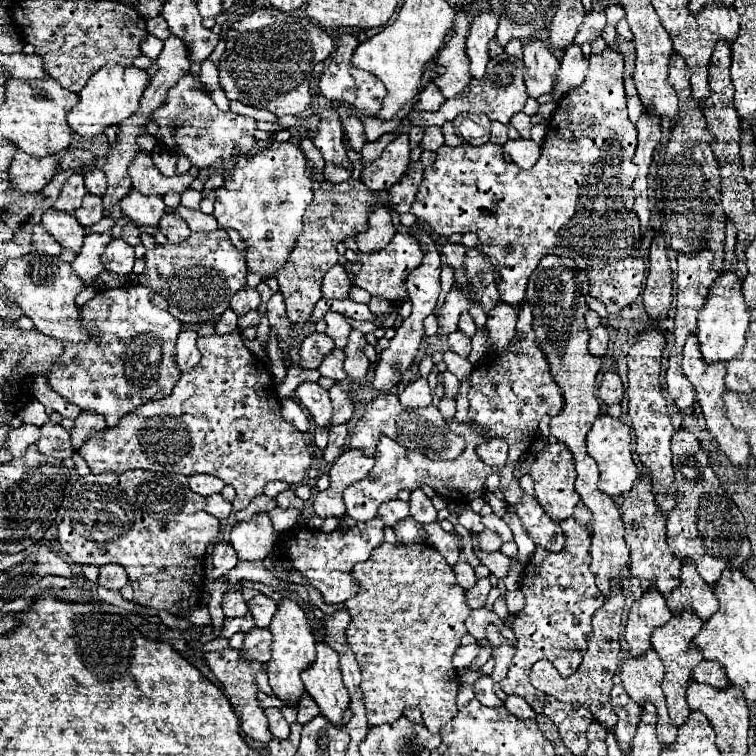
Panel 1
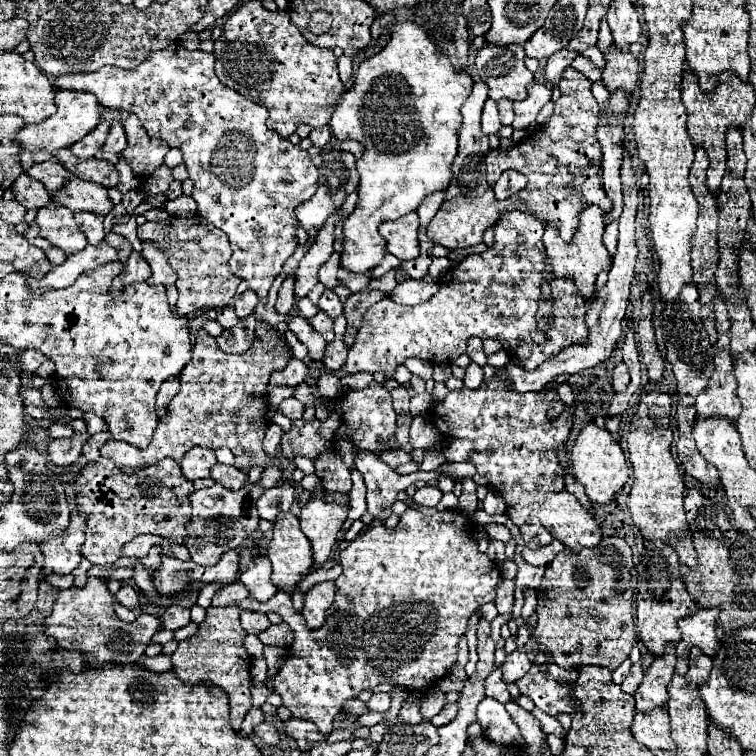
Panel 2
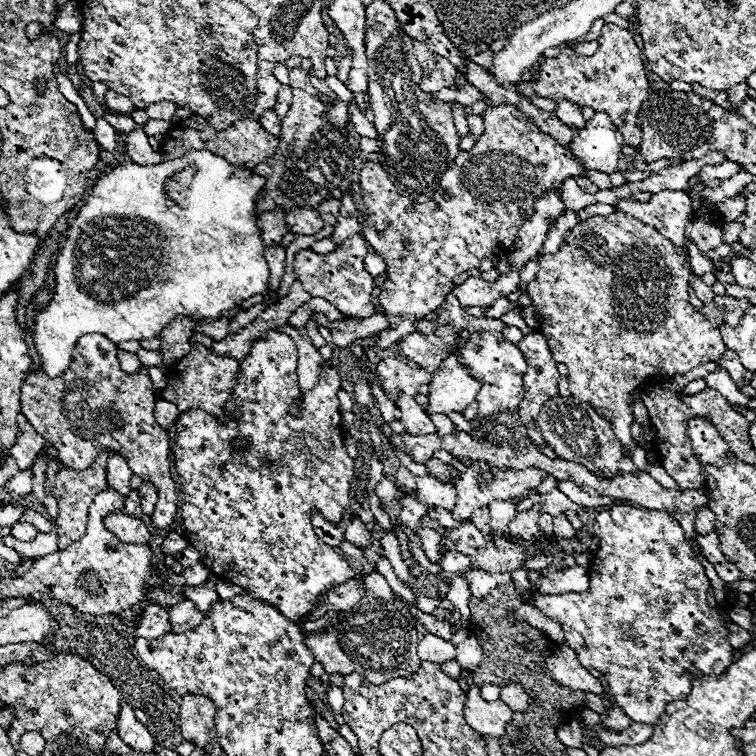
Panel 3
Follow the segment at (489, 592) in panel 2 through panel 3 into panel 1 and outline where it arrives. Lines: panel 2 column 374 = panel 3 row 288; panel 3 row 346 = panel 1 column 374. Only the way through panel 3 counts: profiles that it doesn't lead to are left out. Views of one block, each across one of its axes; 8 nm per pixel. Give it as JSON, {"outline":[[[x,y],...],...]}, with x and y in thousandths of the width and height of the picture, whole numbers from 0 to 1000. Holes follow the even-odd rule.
{"outline":[[[508,717],[484,743],[474,743],[474,749],[468,749],[468,762],[474,765],[476,783],[458,796],[466,815],[458,844],[479,886],[479,915],[487,958],[500,960],[521,955],[532,947],[534,937],[550,934],[558,942],[561,960],[569,968],[579,968],[606,942],[603,921],[608,905],[598,881],[598,865],[608,854],[608,844],[616,839],[614,820],[622,812],[614,778],[603,770],[598,749],[582,735],[582,730],[563,720],[534,722]],[[550,823],[563,828],[563,844],[558,844],[558,836],[553,836],[550,847]]]}

